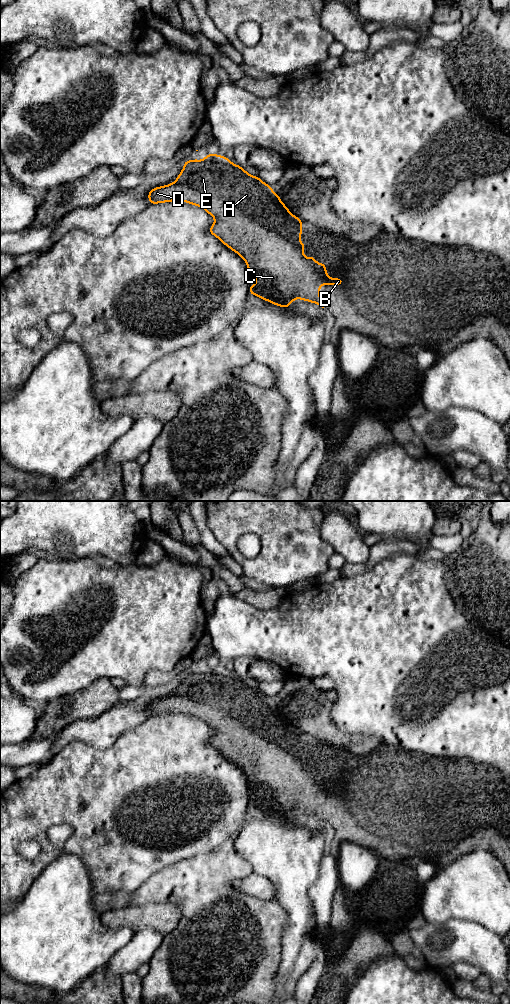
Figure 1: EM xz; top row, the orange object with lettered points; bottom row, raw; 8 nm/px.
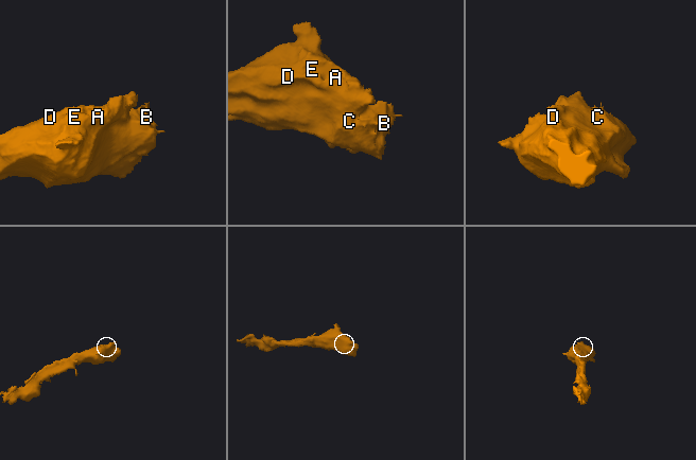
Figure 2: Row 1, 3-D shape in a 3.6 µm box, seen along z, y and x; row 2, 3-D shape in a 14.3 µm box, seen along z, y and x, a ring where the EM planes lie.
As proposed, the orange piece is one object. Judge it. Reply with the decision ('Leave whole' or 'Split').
Leave whole

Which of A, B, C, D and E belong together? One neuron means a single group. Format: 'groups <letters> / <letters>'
groups A B C D E

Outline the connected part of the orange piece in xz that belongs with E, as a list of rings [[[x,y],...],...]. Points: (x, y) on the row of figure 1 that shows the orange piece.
[[[206,154],[203,160],[186,160],[177,179],[171,184],[148,191],[148,200],[150,205],[181,201],[203,208],[215,219],[209,233],[242,257],[247,265],[249,277],[256,276],[256,284],[249,285],[249,294],[258,296],[273,305],[287,309],[297,298],[324,308],[324,298],[319,297],[320,286],[344,284],[341,278],[328,276],[325,263],[317,263],[315,257],[304,257],[306,244],[300,242],[303,221],[289,211],[279,194],[275,194],[269,184],[257,176],[250,175],[226,156]]]

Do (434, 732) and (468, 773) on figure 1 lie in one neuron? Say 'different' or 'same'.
different

